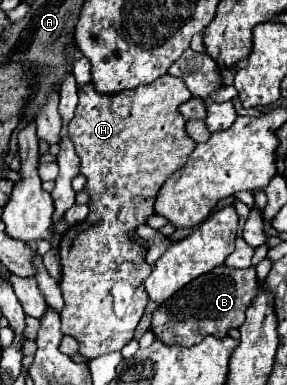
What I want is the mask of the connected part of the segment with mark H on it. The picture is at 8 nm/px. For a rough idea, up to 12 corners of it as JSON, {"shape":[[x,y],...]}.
{"shape":[[165,75],[79,87],[89,215],[59,243],[61,331],[95,359],[149,301],[133,241],[195,141]]}

